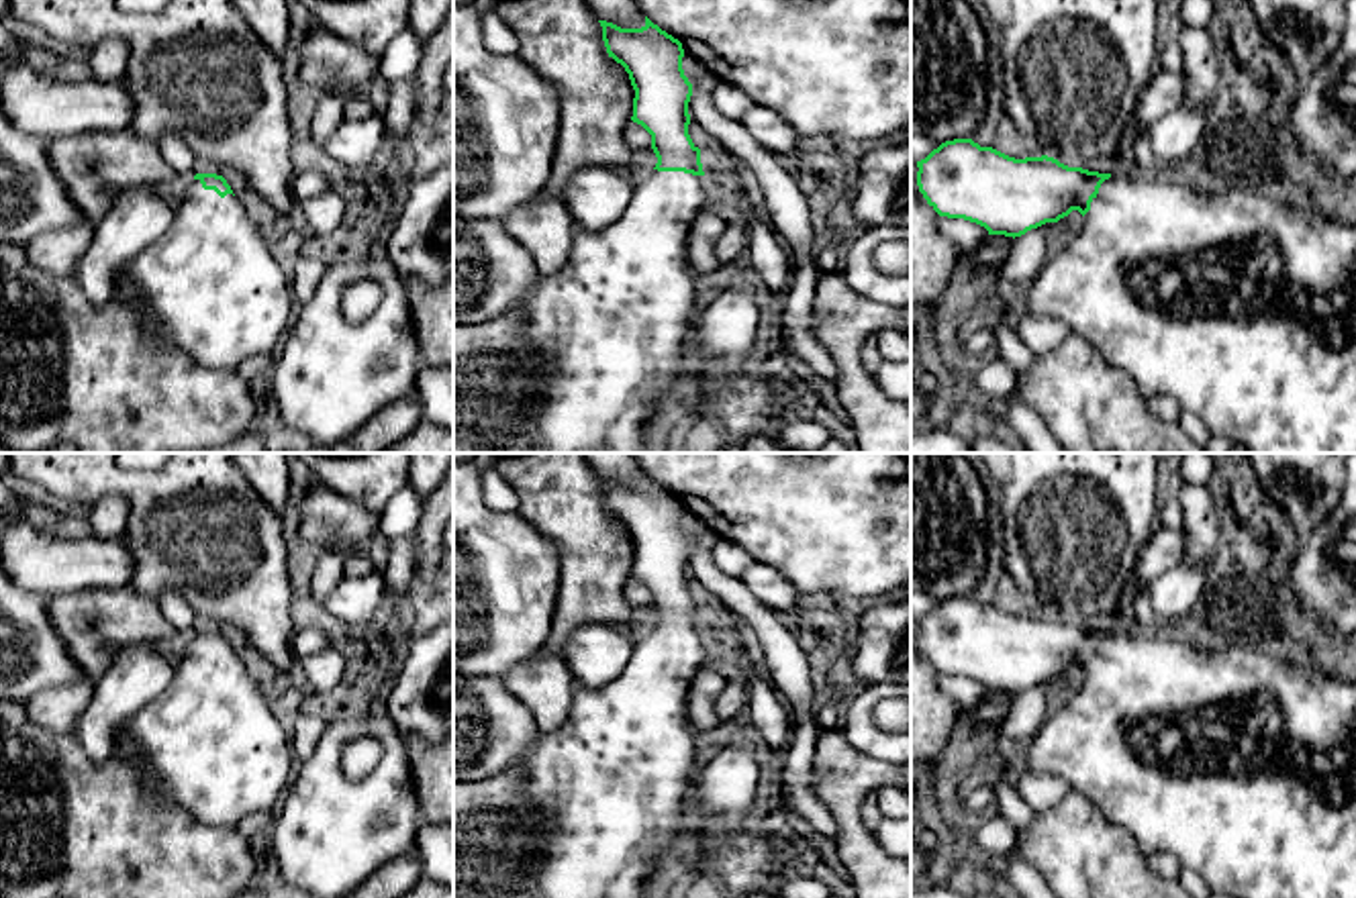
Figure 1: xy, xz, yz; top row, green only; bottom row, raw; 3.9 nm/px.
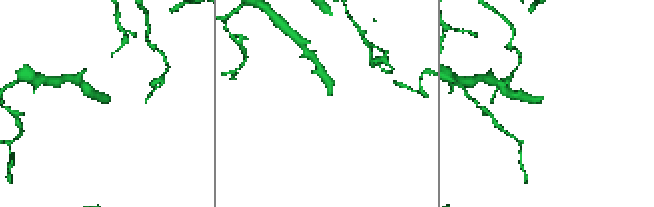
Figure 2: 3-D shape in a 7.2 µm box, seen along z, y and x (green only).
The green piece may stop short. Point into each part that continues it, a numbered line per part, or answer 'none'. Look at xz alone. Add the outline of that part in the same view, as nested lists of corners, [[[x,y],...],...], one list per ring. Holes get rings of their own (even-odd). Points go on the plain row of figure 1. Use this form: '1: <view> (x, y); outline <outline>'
1: xz (607, 790); outline [[[647,627],[633,643],[631,655],[623,671],[602,688],[578,688],[568,718],[551,733],[539,733],[519,761],[521,790],[511,802],[511,810],[531,816],[537,831],[535,871],[525,880],[529,898],[656,898],[653,892],[662,878],[670,871],[666,849],[672,839],[690,829],[690,798],[698,778],[698,757],[694,749],[694,729],[688,718],[688,692],[696,674],[707,659],[707,633],[684,629]]]

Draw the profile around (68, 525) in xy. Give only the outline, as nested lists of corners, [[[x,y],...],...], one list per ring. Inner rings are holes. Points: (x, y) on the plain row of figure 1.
[[[57,504],[59,518],[43,529],[37,529],[39,533],[55,539],[76,539],[88,531],[88,522],[84,518],[78,518],[71,514],[63,504]]]

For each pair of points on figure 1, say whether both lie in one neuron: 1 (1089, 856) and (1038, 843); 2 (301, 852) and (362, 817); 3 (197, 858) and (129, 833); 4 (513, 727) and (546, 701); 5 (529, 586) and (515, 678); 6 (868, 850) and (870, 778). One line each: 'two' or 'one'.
1: one
2: one
3: one
4: two
5: two
6: one

